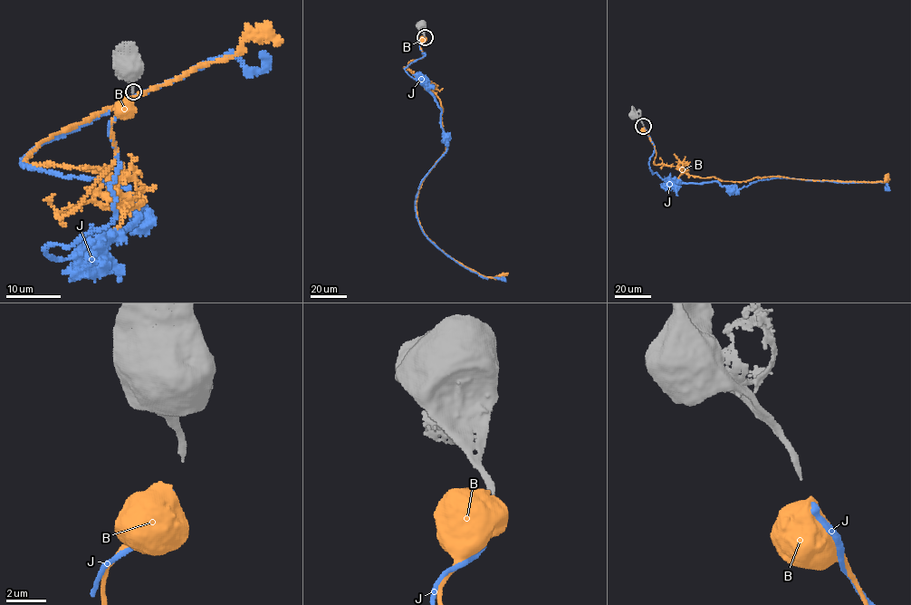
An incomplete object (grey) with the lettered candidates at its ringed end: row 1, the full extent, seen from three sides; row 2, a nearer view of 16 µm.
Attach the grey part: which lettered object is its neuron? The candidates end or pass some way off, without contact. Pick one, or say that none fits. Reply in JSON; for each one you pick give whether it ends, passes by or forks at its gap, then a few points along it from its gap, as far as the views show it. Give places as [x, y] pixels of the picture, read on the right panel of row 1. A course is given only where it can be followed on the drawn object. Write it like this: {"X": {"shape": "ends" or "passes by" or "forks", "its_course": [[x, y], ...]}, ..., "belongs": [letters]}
{"J": {"shape": "ends", "its_course": [[644, 128], [654, 147], [650, 169], [667, 181], [733, 188], [772, 177], [887, 183]]}, "belongs": ["J"]}

